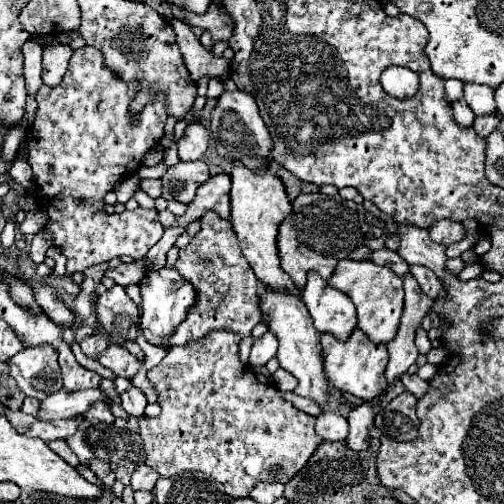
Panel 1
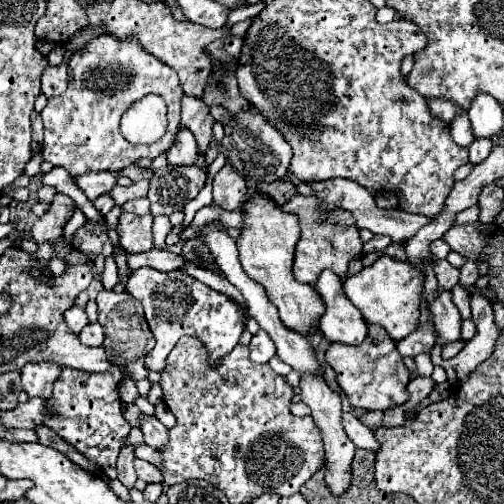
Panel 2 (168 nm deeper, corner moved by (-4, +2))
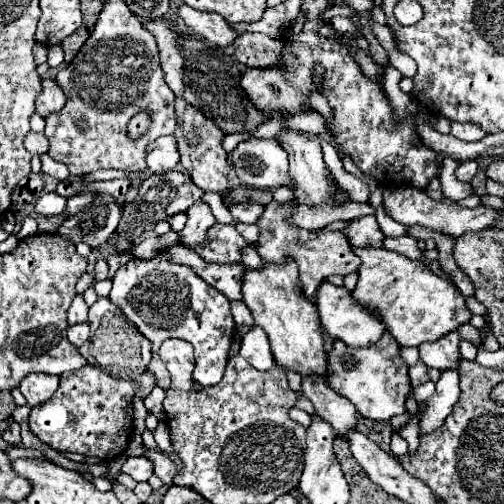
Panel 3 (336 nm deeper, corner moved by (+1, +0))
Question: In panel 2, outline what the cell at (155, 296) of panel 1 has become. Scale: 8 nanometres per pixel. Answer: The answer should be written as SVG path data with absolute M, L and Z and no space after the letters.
M137 268L129 274L125 290L129 292L129 296L137 298L143 304L145 320L157 340L155 348L145 356L145 364L149 370L163 372L167 354L185 334L197 336L203 342L209 354L209 364L217 368L221 366L223 358L237 346L237 340L245 330L243 312L237 302L229 300L225 294L211 290L209 286L201 284L181 270L159 272L153 268Z

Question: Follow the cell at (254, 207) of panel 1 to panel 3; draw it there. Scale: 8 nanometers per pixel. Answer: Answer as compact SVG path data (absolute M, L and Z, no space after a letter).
M288 256L284 264L264 262L262 268L248 268L242 278L242 294L244 302L254 316L254 324L264 328L270 338L272 354L276 356L276 364L296 370L300 374L322 374L326 376L326 354L324 354L324 338L322 326L318 318L318 310L314 302L304 298L298 266Z

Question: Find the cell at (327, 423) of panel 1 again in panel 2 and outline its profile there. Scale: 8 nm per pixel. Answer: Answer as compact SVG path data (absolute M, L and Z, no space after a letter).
M347 412L343 414L343 426L345 426L347 436L353 440L353 444L357 448L365 448L365 450L371 450L371 452L379 452L381 446L377 444L373 432L365 424L361 424L353 414L347 414Z

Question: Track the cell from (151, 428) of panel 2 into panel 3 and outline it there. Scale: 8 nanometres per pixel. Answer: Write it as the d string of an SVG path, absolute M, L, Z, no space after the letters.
M146 448L146 450L144 450L144 456L146 456L148 460L152 460L152 464L154 464L154 474L156 474L166 486L170 486L174 474L176 474L176 464L172 462L170 454L168 454L168 452L162 452L162 450Z

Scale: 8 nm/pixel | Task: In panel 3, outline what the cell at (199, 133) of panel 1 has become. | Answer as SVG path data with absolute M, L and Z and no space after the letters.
M162 136L152 146L148 146L148 170L152 172L168 172L176 170L180 164L178 142L174 136Z

